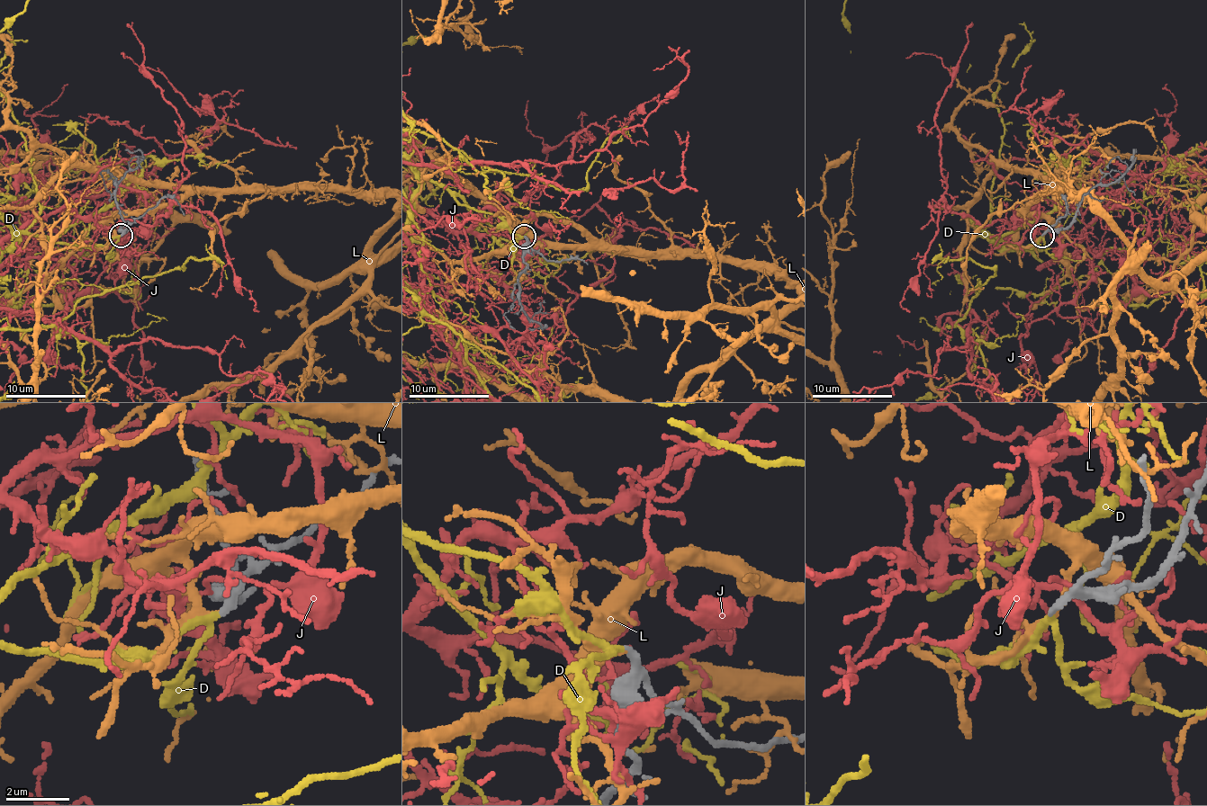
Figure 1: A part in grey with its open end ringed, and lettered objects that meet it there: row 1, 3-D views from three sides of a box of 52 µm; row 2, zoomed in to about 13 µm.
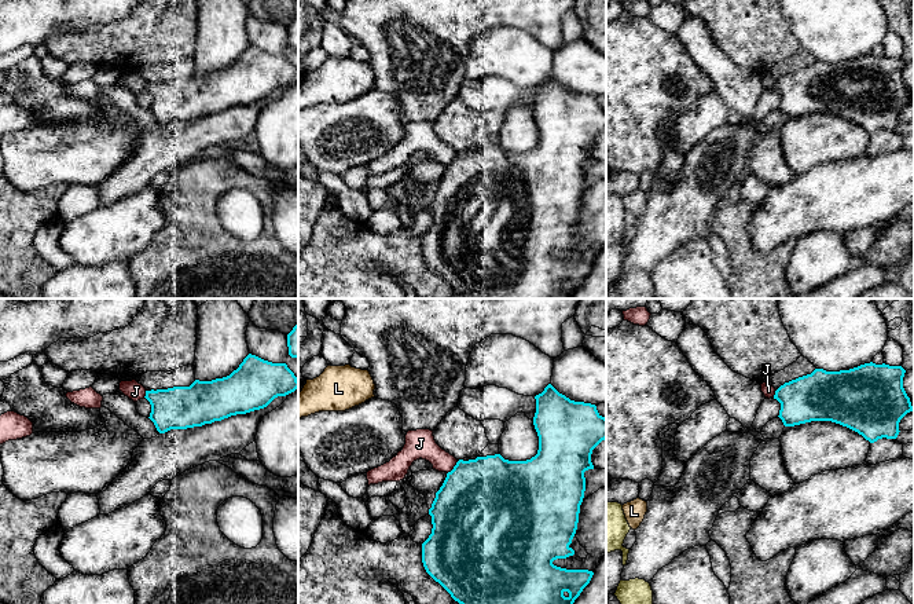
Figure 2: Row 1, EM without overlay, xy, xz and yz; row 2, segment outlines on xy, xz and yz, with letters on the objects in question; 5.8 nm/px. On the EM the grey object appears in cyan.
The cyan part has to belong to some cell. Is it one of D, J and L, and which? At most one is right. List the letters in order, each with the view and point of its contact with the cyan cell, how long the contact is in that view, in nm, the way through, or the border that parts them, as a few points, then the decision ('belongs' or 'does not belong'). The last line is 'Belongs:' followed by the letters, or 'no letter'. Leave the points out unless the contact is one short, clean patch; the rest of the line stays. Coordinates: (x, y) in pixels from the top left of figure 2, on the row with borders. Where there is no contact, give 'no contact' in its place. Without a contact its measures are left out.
D: no contact; belongs
J: meets cyan in xz at (454, 468); contact 100 nm long; border along xz (458, 461), (447, 473); does not belong
L: no contact; does not belong
Belongs: D

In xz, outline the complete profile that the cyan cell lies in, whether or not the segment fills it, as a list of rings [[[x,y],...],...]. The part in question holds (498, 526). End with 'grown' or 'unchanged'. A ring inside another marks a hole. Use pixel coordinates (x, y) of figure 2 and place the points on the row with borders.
[[[551,384],[535,399],[537,454],[526,461],[509,461],[500,454],[459,460],[447,473],[429,509],[433,528],[422,543],[422,563],[426,572],[459,604],[573,604],[594,575],[588,570],[561,568],[553,561],[575,554],[569,545],[584,498],[584,472],[594,469],[591,454],[606,439],[606,418],[595,405],[570,400]]]; unchanged

